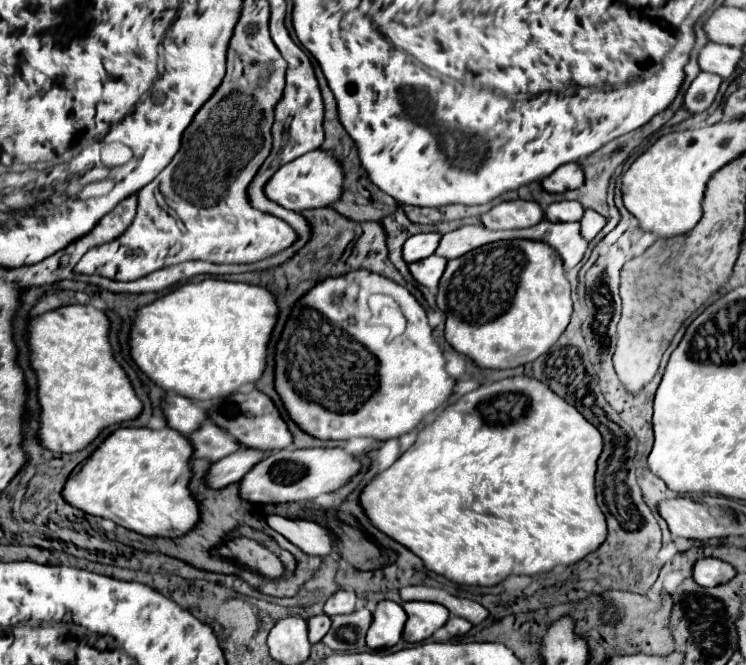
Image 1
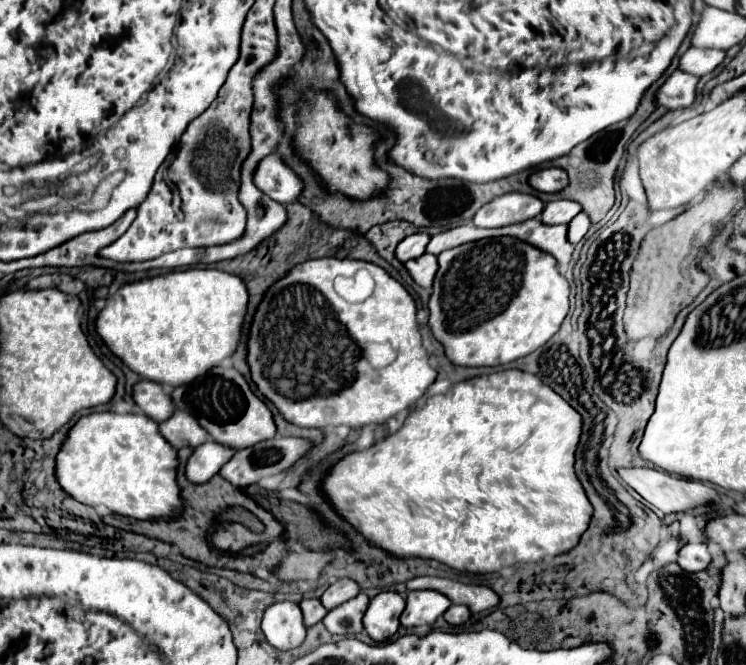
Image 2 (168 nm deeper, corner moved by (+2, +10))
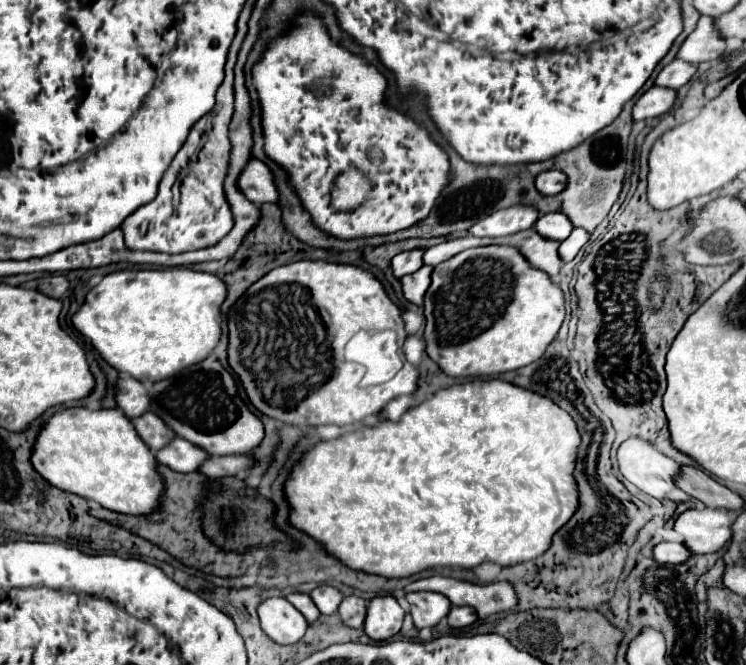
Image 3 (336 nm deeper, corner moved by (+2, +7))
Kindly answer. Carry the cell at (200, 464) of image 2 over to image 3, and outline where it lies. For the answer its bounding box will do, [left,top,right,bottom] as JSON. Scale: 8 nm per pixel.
[156,437,210,473]

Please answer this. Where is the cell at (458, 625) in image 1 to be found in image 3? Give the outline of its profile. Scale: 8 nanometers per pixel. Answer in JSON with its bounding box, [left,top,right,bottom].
[448,607,478,629]

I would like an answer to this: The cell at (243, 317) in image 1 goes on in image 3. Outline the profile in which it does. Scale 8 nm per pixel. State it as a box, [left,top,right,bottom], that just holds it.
[72,269,226,407]

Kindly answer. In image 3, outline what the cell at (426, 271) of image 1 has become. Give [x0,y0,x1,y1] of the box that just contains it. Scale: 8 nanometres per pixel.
[402,265,432,305]

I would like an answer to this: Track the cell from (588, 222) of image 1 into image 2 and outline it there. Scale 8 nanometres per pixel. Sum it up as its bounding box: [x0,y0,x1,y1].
[568,214,590,244]

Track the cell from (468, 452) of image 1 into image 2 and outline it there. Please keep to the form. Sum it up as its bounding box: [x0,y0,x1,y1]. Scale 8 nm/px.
[320,370,592,574]

